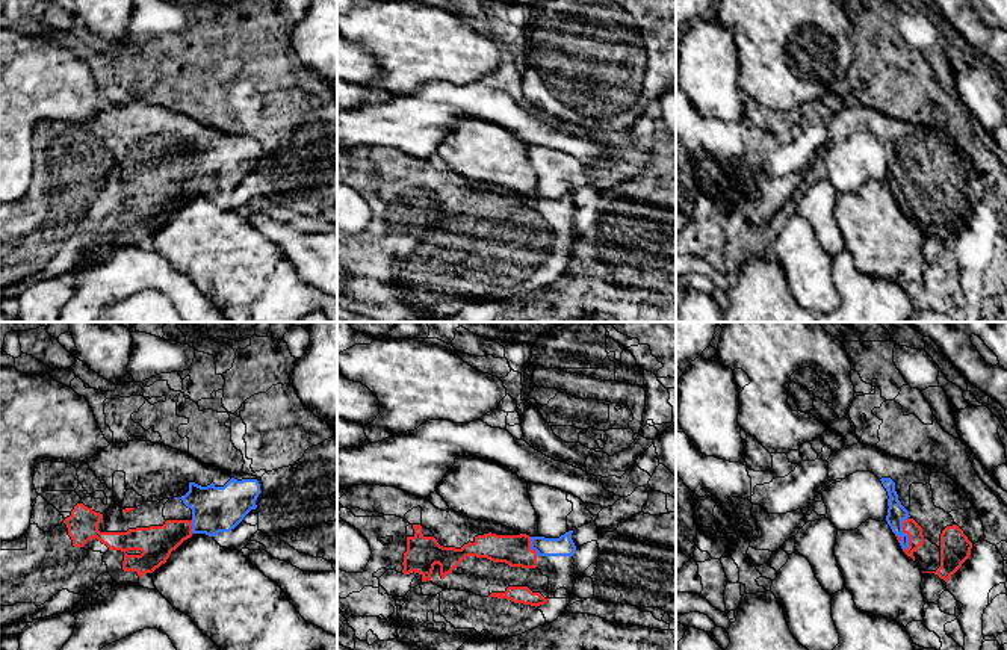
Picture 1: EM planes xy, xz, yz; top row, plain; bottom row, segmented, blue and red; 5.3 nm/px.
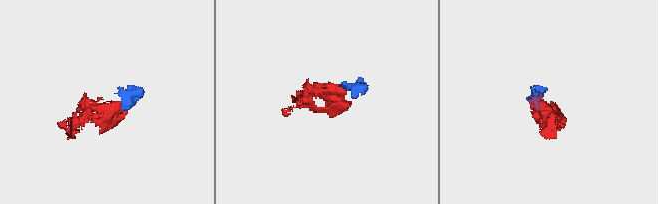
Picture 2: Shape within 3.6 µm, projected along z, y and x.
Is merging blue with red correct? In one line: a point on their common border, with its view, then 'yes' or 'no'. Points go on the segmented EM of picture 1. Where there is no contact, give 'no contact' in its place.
meets blue in yz at (906, 534); yes

